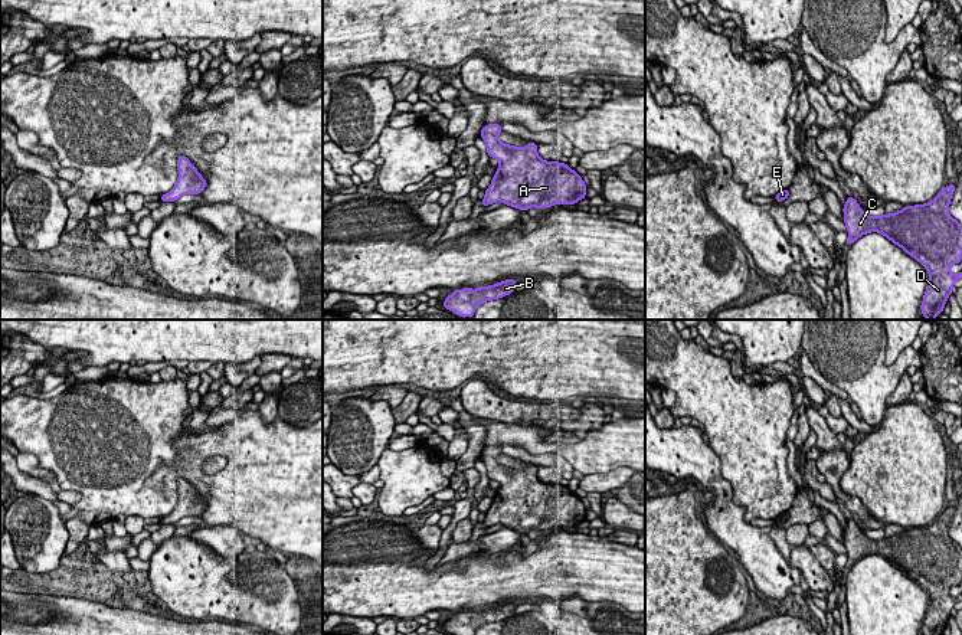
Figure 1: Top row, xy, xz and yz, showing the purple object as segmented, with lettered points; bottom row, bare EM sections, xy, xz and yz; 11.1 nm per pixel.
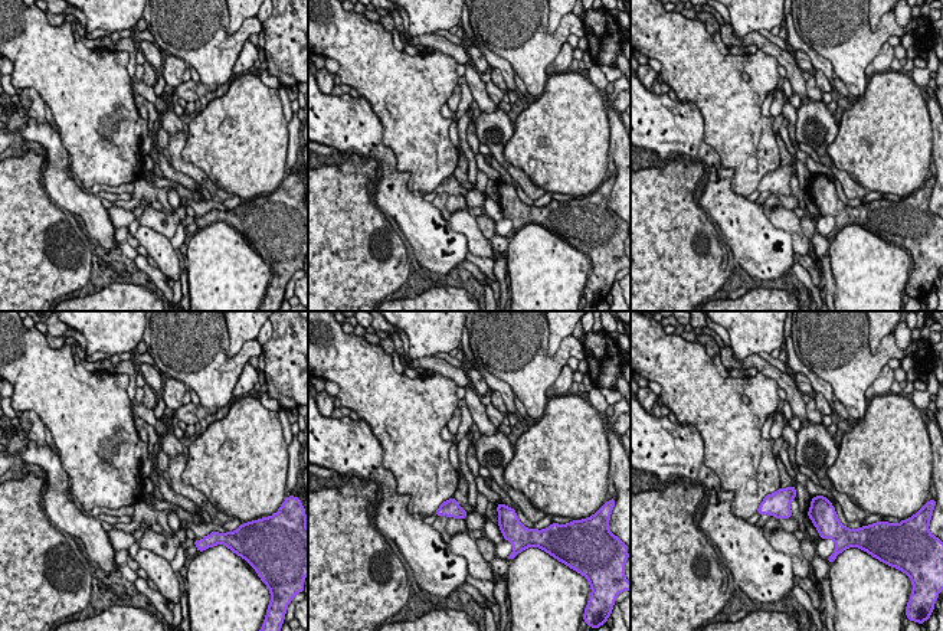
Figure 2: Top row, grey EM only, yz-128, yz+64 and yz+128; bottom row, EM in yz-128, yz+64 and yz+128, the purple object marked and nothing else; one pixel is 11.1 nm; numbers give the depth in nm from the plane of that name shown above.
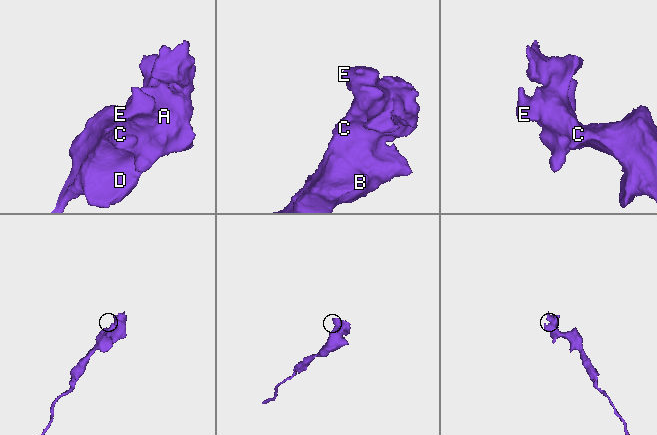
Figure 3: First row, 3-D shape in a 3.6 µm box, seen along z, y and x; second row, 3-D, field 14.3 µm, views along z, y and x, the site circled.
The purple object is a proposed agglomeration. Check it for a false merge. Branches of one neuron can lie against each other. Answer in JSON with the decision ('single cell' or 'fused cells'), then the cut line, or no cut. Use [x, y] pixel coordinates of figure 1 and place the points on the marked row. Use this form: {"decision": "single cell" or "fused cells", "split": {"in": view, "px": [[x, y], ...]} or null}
{"decision": "single cell", "split": null}

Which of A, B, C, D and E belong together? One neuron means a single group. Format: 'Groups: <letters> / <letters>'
Groups: A B C D E

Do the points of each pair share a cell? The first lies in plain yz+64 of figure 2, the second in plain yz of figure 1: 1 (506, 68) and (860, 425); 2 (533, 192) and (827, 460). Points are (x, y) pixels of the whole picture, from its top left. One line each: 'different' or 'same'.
1: same
2: same

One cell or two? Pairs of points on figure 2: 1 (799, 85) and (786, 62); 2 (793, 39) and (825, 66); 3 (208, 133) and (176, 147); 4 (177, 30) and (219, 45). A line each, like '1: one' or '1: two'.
1: one
2: one
3: two
4: one

